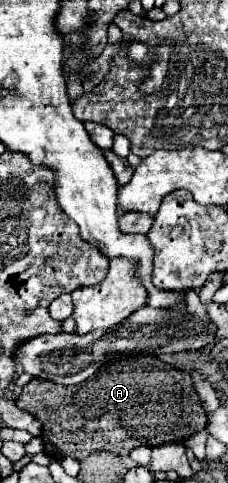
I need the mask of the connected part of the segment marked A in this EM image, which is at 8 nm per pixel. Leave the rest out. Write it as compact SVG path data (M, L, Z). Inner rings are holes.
M140 355L106 363L80 385L64 387L32 379L24 385L16 405L42 423L44 451L54 459L72 455L82 461L94 451L128 455L138 445L182 443L208 423L190 373L160 359L144 359Z

